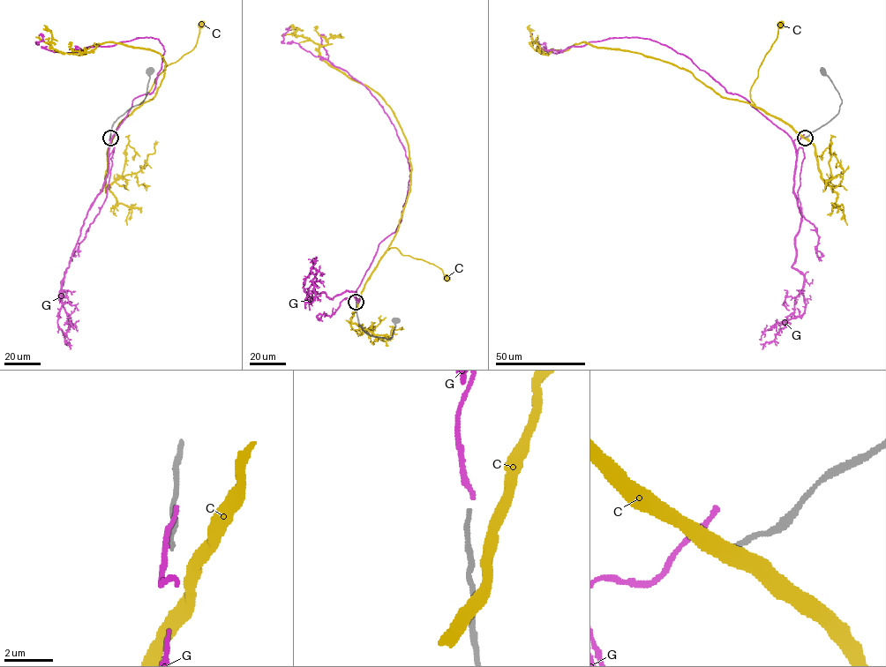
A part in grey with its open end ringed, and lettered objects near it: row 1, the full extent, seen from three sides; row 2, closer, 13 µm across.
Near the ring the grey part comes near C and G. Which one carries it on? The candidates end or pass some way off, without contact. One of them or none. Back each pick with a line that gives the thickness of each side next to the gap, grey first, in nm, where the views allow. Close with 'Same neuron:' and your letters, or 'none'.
Same neuron: none

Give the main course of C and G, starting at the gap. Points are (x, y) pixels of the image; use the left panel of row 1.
C: (112, 138), (117, 125), (138, 106), (154, 79), (165, 67), (193, 49), (199, 24)
G: (110, 136), (110, 141), (132, 101), (153, 91), (163, 46), (146, 37), (62, 53), (37, 43), (40, 33)

